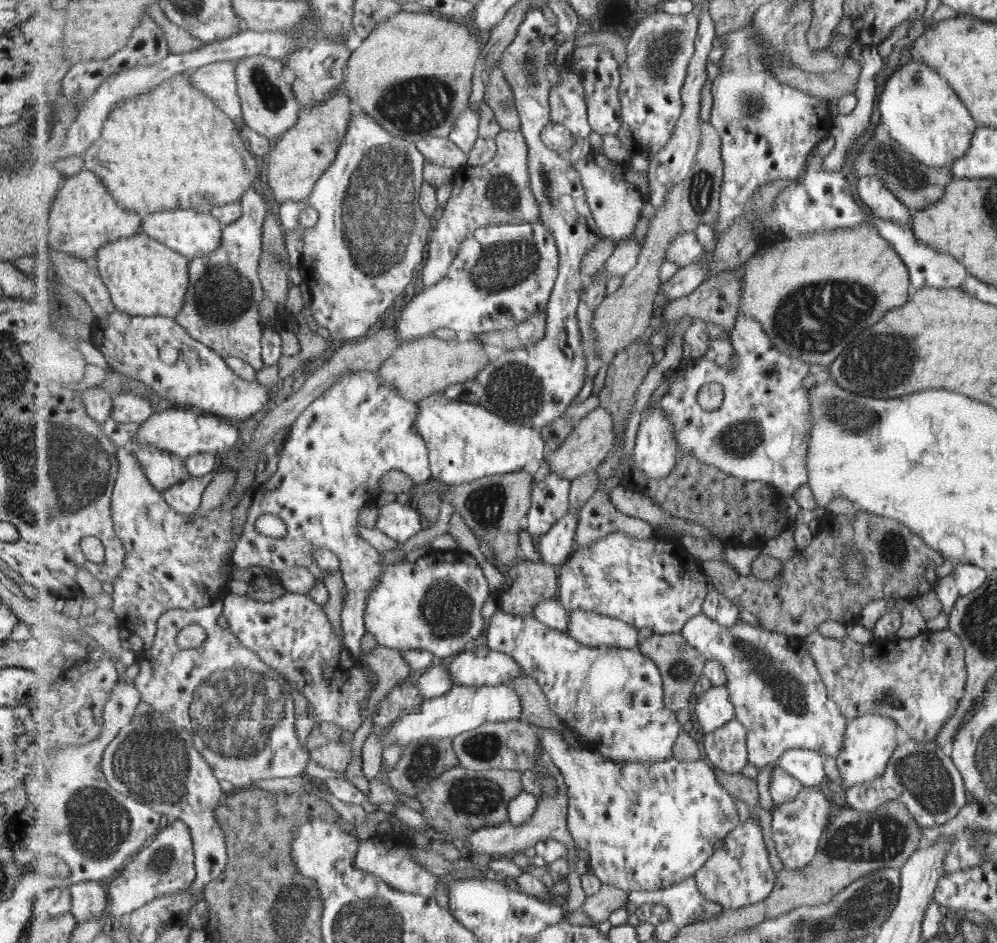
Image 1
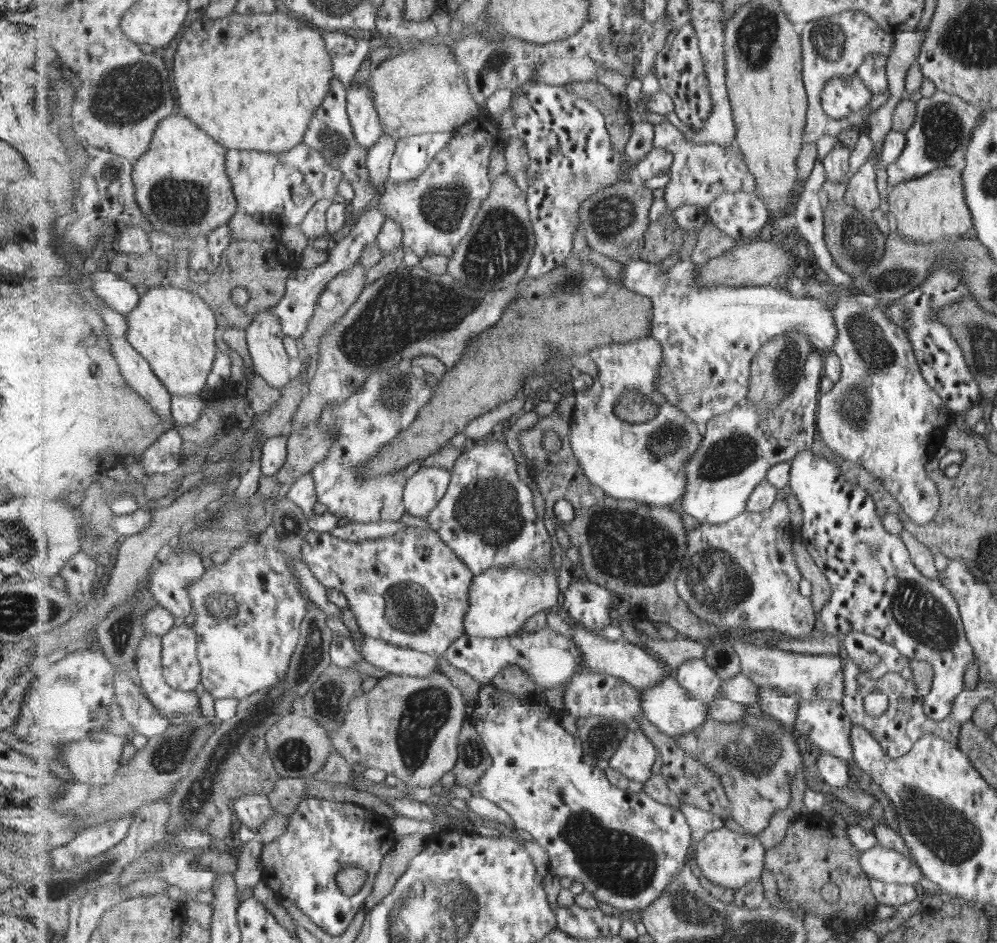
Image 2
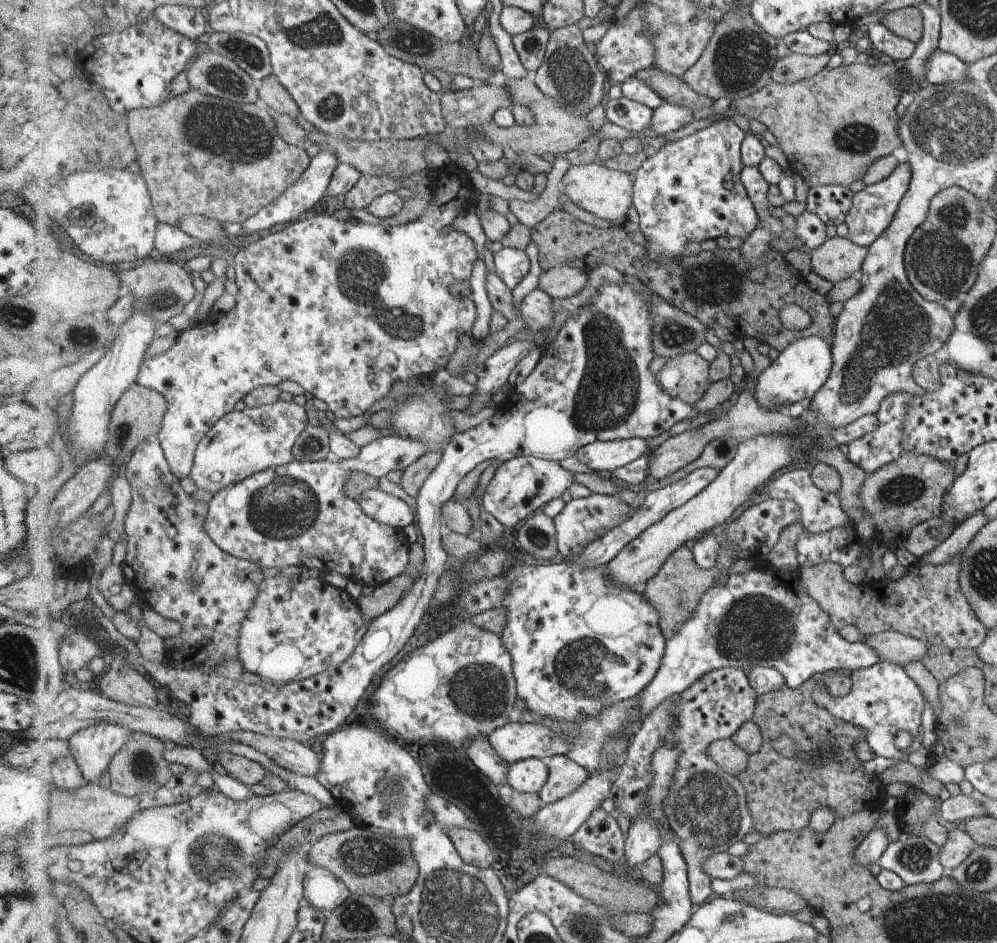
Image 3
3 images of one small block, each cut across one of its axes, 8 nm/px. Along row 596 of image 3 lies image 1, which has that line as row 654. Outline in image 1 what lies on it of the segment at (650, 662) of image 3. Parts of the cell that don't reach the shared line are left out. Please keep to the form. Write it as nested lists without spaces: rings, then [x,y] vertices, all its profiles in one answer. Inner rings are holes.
[[[503,610],[496,611],[496,613],[489,620],[487,625],[486,636],[488,638],[487,646],[493,648],[497,652],[503,652],[508,656],[511,656],[519,665],[522,666],[526,675],[530,675],[533,679],[537,680],[541,689],[544,690],[545,695],[549,698],[549,705],[552,706],[556,715],[561,716],[561,719],[565,721],[565,725],[569,725],[569,729],[573,729],[575,733],[579,733],[582,738],[581,747],[591,749],[593,751],[600,752],[603,756],[607,756],[611,760],[617,762],[665,762],[667,759],[673,756],[673,748],[675,748],[675,742],[679,738],[679,732],[685,730],[687,727],[682,727],[677,720],[676,712],[669,710],[668,706],[663,702],[663,678],[661,678],[661,672],[657,668],[657,664],[653,664],[651,658],[643,656],[639,648],[633,648],[633,650],[625,650],[625,648],[611,648],[611,647],[589,647],[577,641],[568,632],[561,632],[559,629],[547,626],[540,620],[537,620],[531,615],[514,615]]]

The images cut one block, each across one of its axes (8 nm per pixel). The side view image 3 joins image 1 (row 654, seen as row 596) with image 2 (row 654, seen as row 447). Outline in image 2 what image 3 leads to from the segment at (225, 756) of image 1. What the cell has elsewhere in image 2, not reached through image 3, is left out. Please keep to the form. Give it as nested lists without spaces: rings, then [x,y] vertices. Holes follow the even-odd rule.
[[[148,633],[140,645],[136,679],[149,700],[167,718],[181,719],[197,711],[199,697],[194,691],[172,688],[164,676],[164,642],[161,635]]]

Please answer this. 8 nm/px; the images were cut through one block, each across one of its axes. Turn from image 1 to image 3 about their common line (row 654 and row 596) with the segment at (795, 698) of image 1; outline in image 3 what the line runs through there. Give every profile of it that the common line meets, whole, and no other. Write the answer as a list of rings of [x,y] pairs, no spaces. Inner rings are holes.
[[[765,566],[765,568],[761,568],[761,570],[751,570],[745,574],[737,574],[729,580],[728,583],[724,584],[715,584],[712,588],[709,588],[707,592],[705,592],[705,596],[701,598],[701,602],[699,602],[699,606],[697,606],[697,610],[695,610],[695,614],[693,614],[693,618],[689,618],[688,622],[685,622],[679,630],[677,630],[677,634],[673,636],[673,638],[669,638],[666,642],[665,646],[665,657],[661,662],[661,669],[657,672],[657,677],[651,682],[651,685],[641,694],[641,718],[639,718],[639,724],[642,724],[645,721],[645,718],[657,708],[657,706],[661,705],[661,702],[665,702],[667,698],[672,698],[677,695],[681,695],[685,690],[689,689],[689,686],[692,686],[699,678],[702,678],[705,674],[708,674],[710,671],[721,669],[724,667],[738,667],[742,670],[745,670],[747,673],[750,673],[752,668],[755,666],[769,666],[777,668],[783,672],[783,676],[785,676],[786,684],[791,686],[793,689],[801,688],[801,686],[806,685],[806,683],[810,680],[813,674],[824,674],[825,672],[841,670],[841,668],[847,668],[852,672],[855,670],[864,670],[867,668],[872,668],[881,662],[881,658],[879,658],[879,654],[871,648],[871,646],[867,646],[864,642],[859,644],[857,643],[849,643],[845,641],[845,638],[842,638],[840,634],[835,630],[835,626],[833,626],[832,619],[829,618],[829,614],[819,606],[817,600],[813,600],[811,596],[809,596],[809,591],[805,588],[805,585],[802,584],[802,580],[799,574],[795,574],[794,576],[789,576],[788,572],[783,572],[776,570],[772,566]]]

